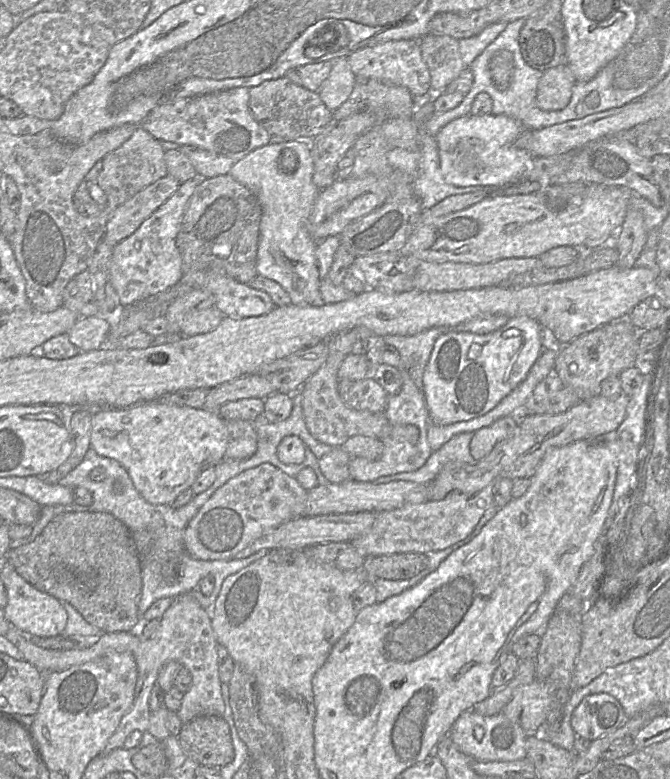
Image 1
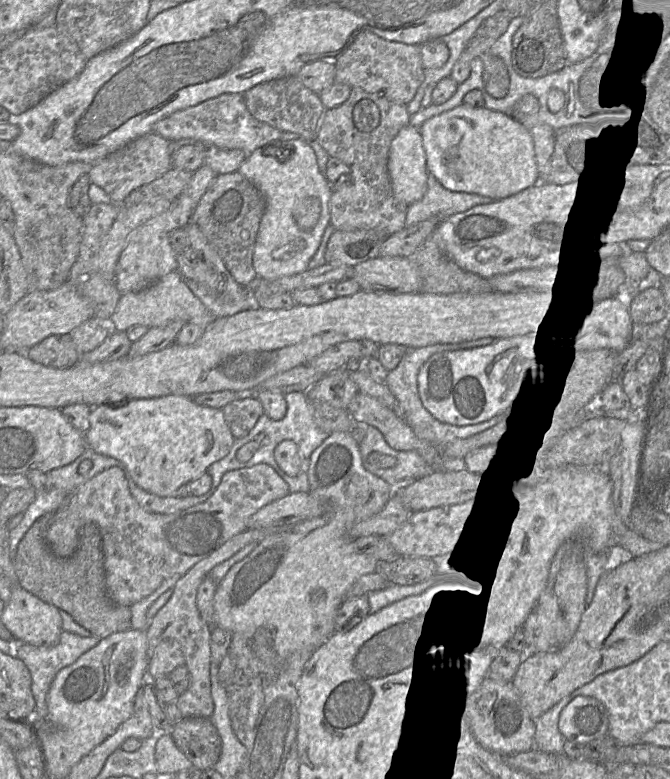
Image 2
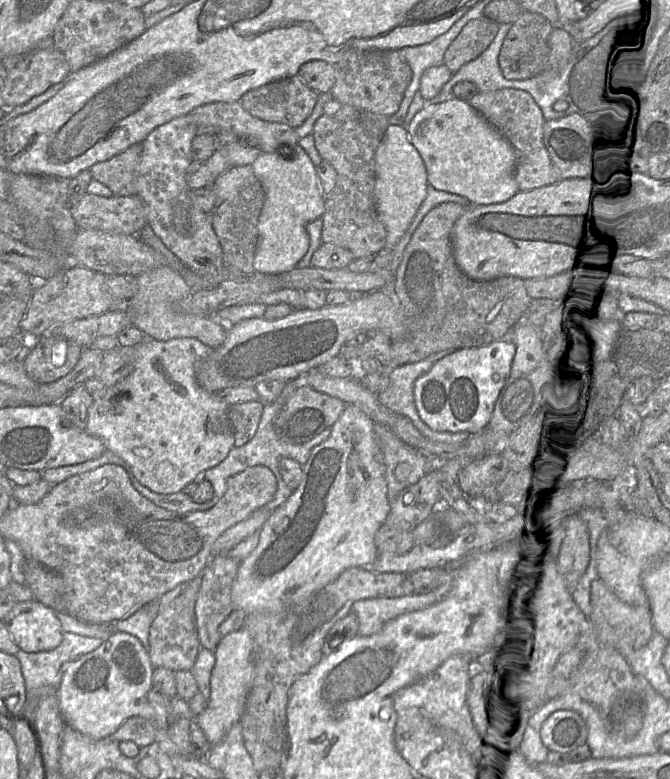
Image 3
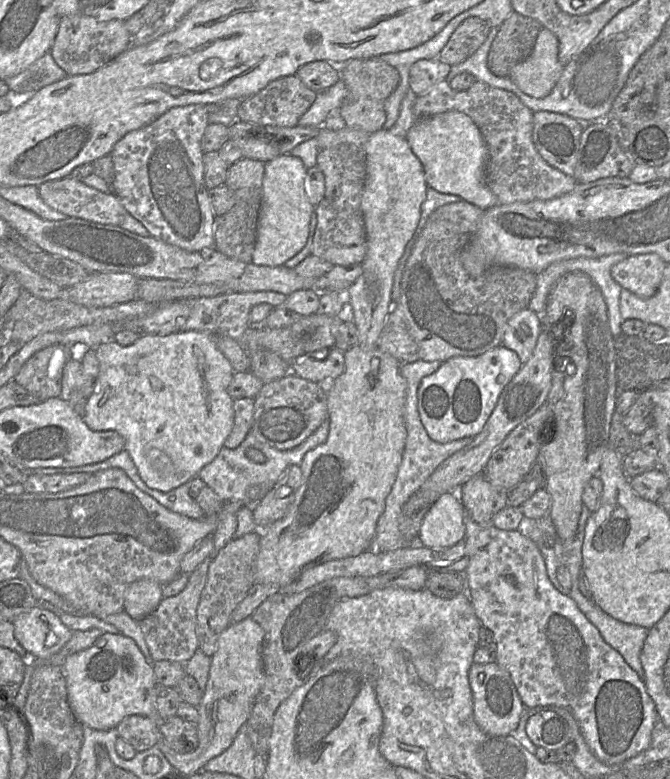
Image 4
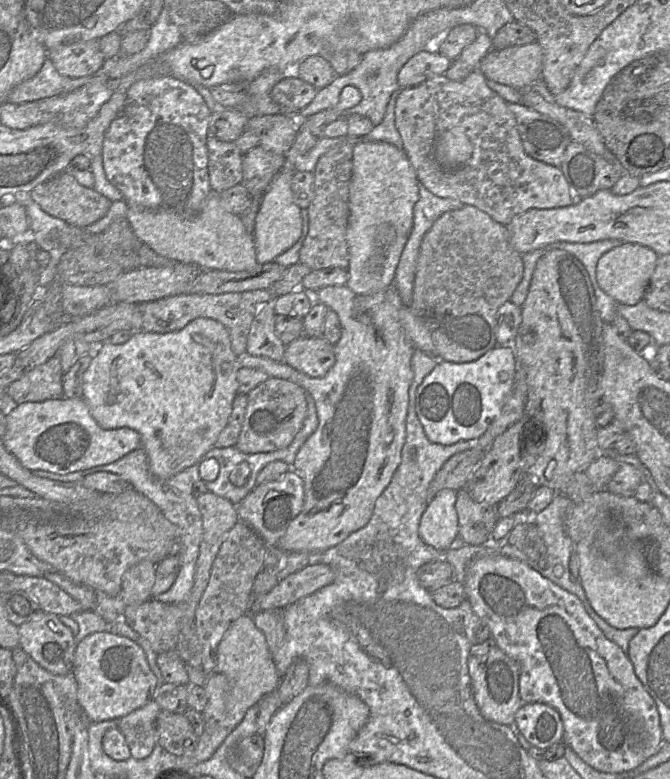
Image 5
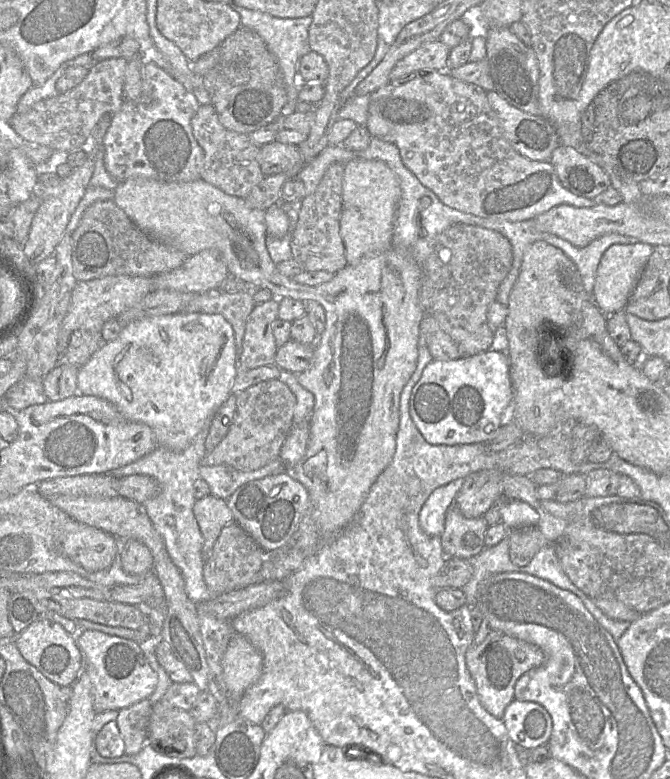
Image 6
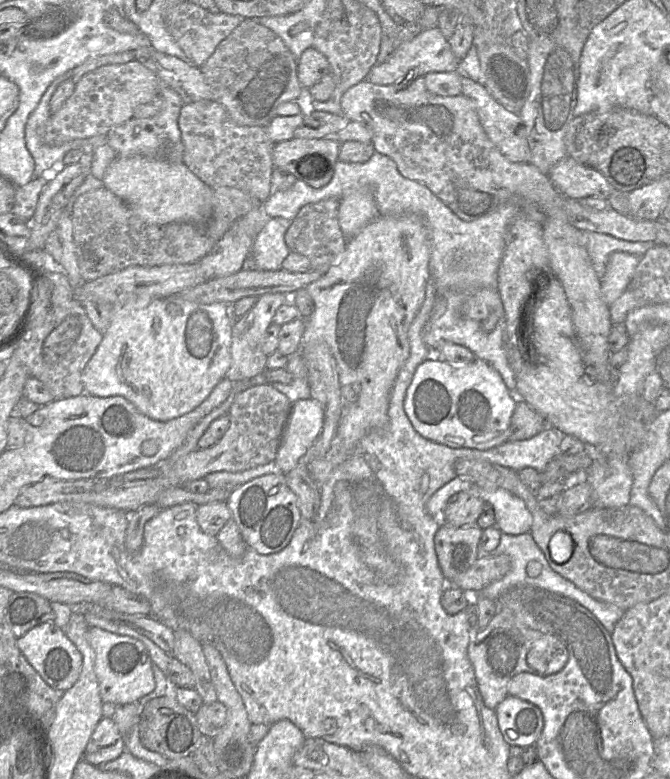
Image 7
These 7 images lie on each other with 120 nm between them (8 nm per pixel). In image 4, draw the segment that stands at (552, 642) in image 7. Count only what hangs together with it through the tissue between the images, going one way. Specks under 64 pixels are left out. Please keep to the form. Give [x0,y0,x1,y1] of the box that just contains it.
[469,662,524,736]

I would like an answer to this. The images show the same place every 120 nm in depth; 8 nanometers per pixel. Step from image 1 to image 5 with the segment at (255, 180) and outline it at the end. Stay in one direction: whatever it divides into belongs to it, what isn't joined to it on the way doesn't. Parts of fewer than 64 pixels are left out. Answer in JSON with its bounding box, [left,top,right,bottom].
[254,157,302,264]

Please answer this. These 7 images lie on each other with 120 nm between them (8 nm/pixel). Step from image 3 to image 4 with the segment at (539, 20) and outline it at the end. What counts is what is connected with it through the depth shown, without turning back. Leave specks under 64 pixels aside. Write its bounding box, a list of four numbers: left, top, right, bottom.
[487,13,543,77]

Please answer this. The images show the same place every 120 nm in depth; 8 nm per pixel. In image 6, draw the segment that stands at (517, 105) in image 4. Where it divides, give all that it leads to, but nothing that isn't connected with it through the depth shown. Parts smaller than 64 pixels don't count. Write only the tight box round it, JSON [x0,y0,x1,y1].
[365,71,595,222]

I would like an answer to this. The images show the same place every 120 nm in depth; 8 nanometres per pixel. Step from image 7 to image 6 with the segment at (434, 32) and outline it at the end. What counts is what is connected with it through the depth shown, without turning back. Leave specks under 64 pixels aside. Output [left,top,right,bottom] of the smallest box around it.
[389,40,450,84]

